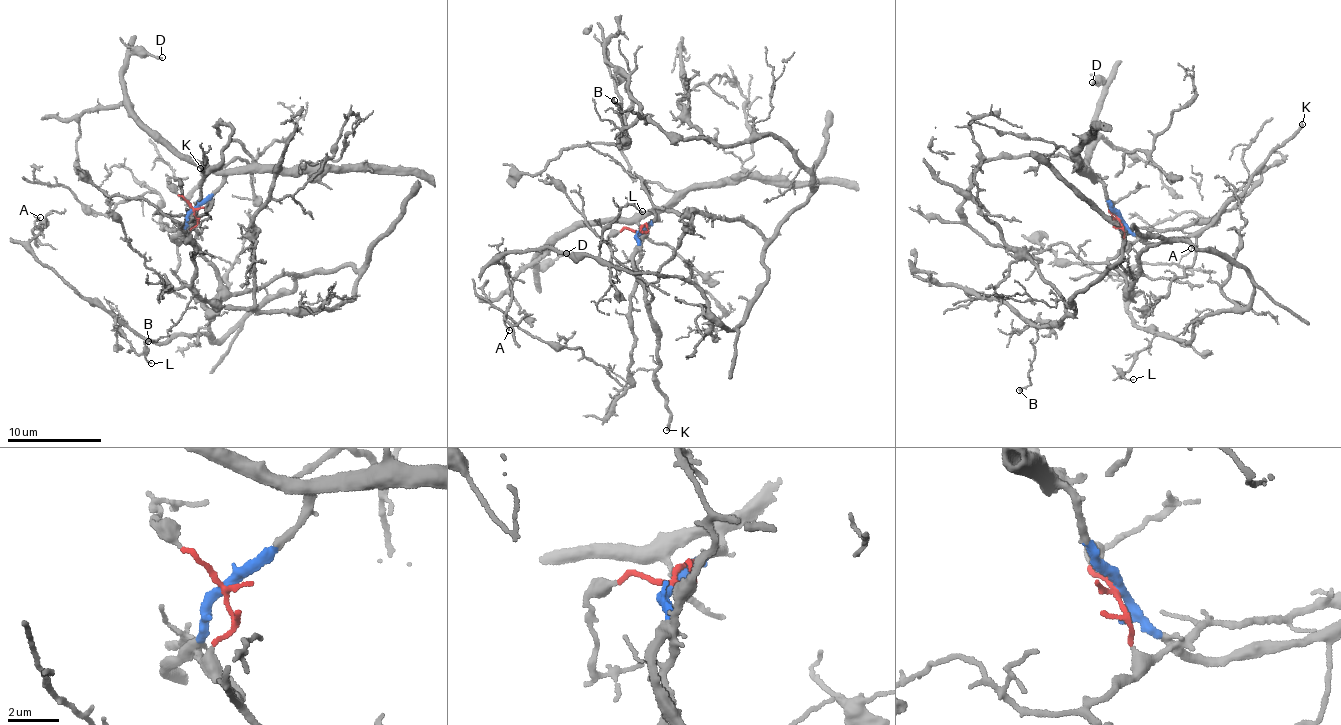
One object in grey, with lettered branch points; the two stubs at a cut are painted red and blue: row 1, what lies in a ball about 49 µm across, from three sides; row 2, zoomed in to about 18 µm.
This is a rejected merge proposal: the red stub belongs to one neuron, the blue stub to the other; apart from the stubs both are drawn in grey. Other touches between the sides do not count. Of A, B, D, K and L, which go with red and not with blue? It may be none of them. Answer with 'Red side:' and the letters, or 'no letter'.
Red side: A, B, L

